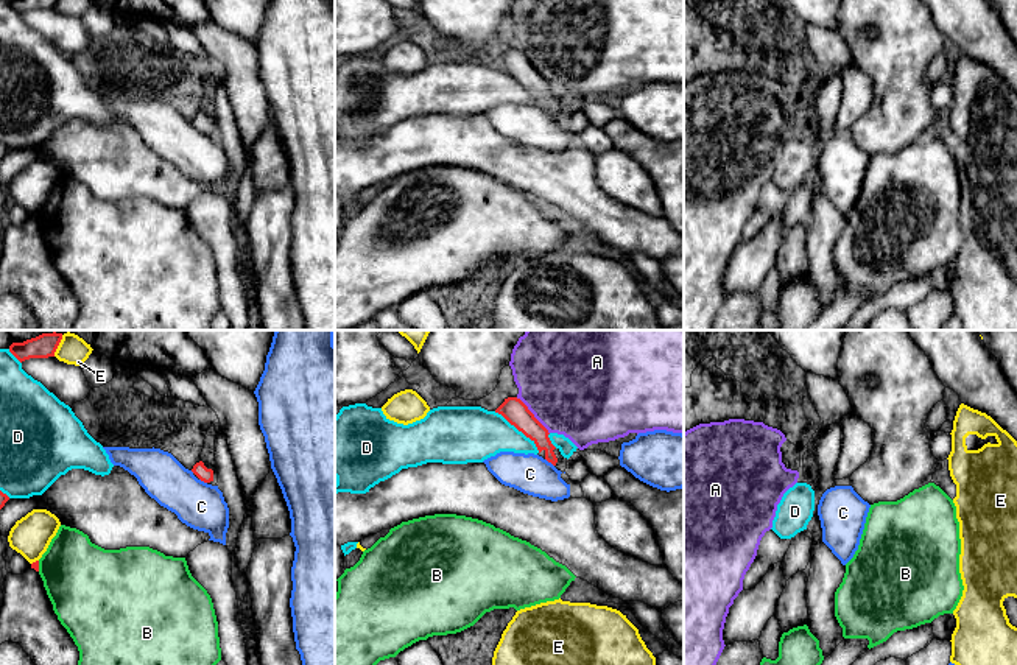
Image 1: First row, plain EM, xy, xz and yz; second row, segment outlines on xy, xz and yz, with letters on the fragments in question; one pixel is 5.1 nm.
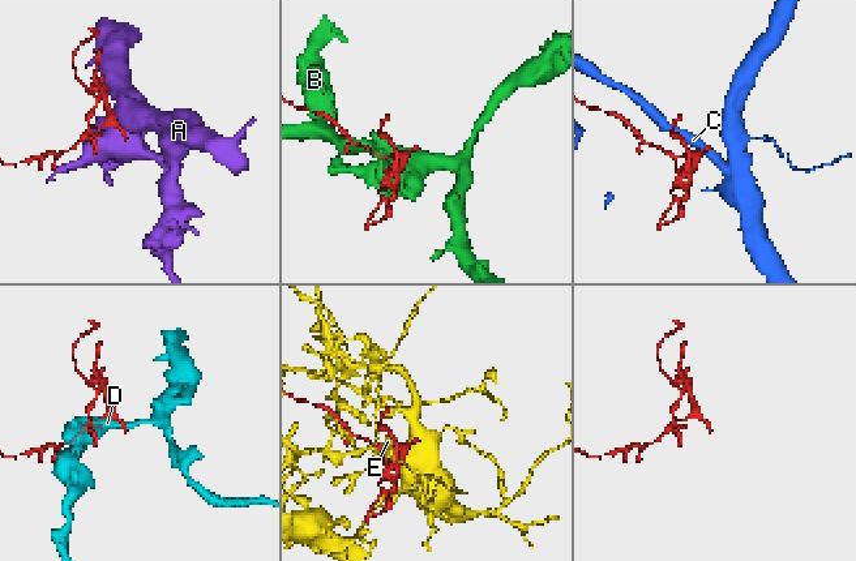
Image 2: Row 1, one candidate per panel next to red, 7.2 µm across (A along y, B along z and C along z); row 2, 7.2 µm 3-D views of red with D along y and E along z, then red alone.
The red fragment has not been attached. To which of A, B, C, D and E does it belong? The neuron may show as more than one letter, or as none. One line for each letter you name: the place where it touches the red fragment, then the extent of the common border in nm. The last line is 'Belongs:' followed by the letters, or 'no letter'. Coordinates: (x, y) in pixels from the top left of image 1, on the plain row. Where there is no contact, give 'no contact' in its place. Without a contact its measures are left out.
Belongs: no letter

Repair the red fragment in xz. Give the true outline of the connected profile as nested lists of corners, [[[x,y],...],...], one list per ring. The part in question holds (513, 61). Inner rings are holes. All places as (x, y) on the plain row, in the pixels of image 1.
[[[505,50],[495,64],[501,65],[511,76],[530,89],[536,95],[539,107],[551,114],[558,121],[565,123],[567,109],[564,109],[559,100],[551,95],[548,81],[534,69],[520,50]]]

